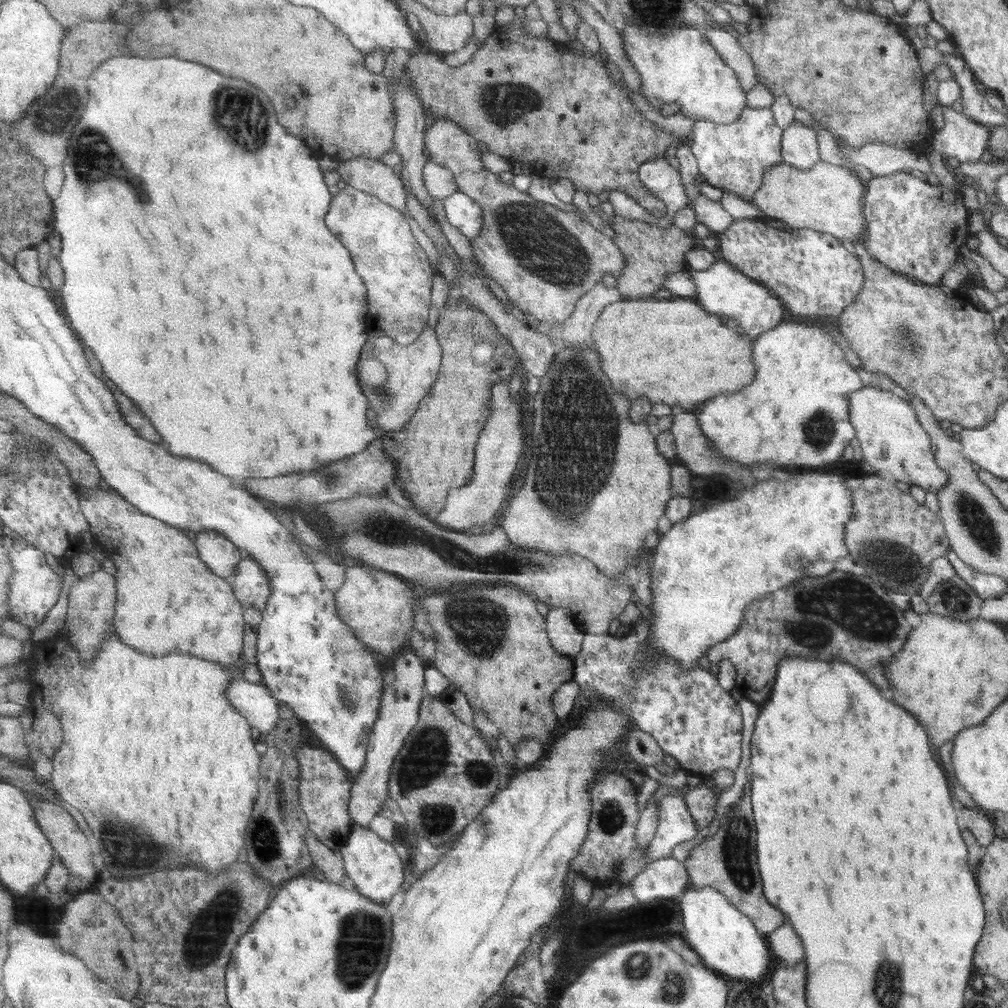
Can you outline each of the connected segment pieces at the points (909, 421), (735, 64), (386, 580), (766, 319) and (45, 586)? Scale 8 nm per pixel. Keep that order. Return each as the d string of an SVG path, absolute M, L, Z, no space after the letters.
M863 386L849 392L849 422L853 425L854 437L859 441L860 457L869 464L878 476L892 482L918 486L924 493L937 493L948 482L948 476L934 461L928 434L917 422L913 409L907 402L879 386Z
M707 28L704 33L707 43L718 52L722 62L734 72L735 79L744 91L757 84L755 70L747 51L740 46L738 40L733 38L721 28Z
M346 567L345 576L341 589L334 592L338 617L355 630L357 638L365 646L381 658L385 654L387 660L392 659L408 644L407 632L415 629L414 609L417 595L408 582L401 581L401 577L375 567Z
M715 260L707 270L689 271L695 280L695 296L693 299L703 309L715 316L727 316L732 318L741 327L751 340L766 330L771 330L781 319L785 318L786 312L781 305L781 301L767 290L759 285L753 279L731 266L731 263Z
M23 538L15 540L14 544L7 549L7 553L13 564L13 575L9 581L9 595L7 595L9 613L13 621L32 630L43 624L47 612L57 604L63 588L63 576L59 576L53 568L49 568L43 551Z

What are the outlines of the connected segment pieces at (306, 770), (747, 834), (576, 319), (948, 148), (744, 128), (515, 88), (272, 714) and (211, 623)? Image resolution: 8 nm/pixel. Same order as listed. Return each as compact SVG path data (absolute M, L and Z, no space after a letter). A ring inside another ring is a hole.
M301 744L295 762L300 765L299 799L301 807L307 813L309 829L325 846L340 851L347 844L348 836L355 825L349 811L352 782L349 782L347 768L339 764L329 750L315 748L309 744Z
M741 795L736 803L729 807L729 811L723 814L717 830L707 839L696 844L690 851L684 864L689 873L691 886L715 887L719 893L727 897L727 901L742 911L744 915L763 936L775 930L782 922L785 922L784 914L773 907L763 896L758 868L755 866L755 826L751 818L750 798Z
M599 281L591 291L587 291L573 311L573 315L563 322L563 338L571 347L593 346L595 324L603 309L607 306L623 300L621 292L616 288L605 286Z
M941 105L943 126L935 130L930 140L932 151L940 152L944 157L951 156L958 162L974 163L988 147L989 128L973 122L950 106Z
M769 107L743 108L735 121L729 124L713 123L709 119L697 119L690 136L691 149L695 153L698 172L703 180L725 193L731 193L744 201L751 201L761 186L763 172L781 160L780 141L783 130L773 120Z
M514 18L508 22L505 30L505 38L509 37L510 40L505 40L501 34L493 34L487 44L483 48L479 49L473 55L470 62L463 64L459 67L451 67L447 65L445 59L434 50L419 48L415 51L410 60L405 65L405 70L408 70L408 74L411 74L411 79L413 79L413 87L417 87L417 93L419 97L423 99L423 107L425 107L425 115L429 116L430 119L437 119L437 117L445 117L455 121L459 126L470 135L473 136L477 141L485 143L488 150L492 153L498 154L505 157L510 162L525 162L533 163L535 165L536 175L541 174L542 177L551 176L551 180L555 177L569 178L575 183L575 188L587 193L594 193L595 195L601 194L603 190L607 191L623 191L630 194L637 202L639 202L643 207L645 207L651 214L657 217L665 216L667 212L666 204L663 200L659 200L657 196L653 196L651 192L647 190L644 184L641 182L639 176L639 167L653 159L655 156L661 157L665 155L667 149L672 148L673 144L677 142L678 138L675 138L673 134L665 132L661 128L657 128L653 122L650 122L637 110L635 102L631 100L632 89L627 86L627 84L617 84L617 87L613 86L615 80L609 72L609 68L605 66L604 62L595 62L592 57L587 57L585 55L579 56L575 54L573 50L563 43L556 43L549 38L538 38L537 36L532 36L530 32L524 30L524 21L526 18Z
M238 675L231 682L227 697L239 713L247 717L250 725L260 732L273 732L282 720L279 714L279 699L275 698L271 689L263 682L255 684Z
M80 488L80 501L82 504L82 512L91 524L91 534L94 537L94 541L99 540L98 547L102 549L103 553L115 560L117 569L115 572L115 578L117 581L117 604L116 604L116 616L114 619L114 632L121 637L121 640L125 641L127 645L135 647L139 652L152 657L163 657L165 654L169 654L173 651L183 651L189 655L195 655L195 657L203 659L211 659L215 662L221 663L221 665L236 665L243 662L242 652L243 650L243 634L245 634L245 615L243 605L241 601L235 595L234 587L231 580L223 578L218 574L213 573L211 567L207 565L205 561L199 556L198 544L191 542L191 538L185 534L185 530L181 530L179 527L171 526L166 522L152 518L150 515L144 514L139 511L133 504L123 499L115 490L109 488L107 490L101 490L101 488L85 489Z

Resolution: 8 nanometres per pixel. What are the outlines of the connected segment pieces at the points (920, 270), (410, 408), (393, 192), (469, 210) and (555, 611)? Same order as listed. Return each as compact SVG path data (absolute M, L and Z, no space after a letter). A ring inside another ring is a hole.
M899 171L864 182L864 232L861 243L873 259L904 278L938 286L947 269L960 260L960 247L968 239L968 211L956 190L930 185Z
M428 325L422 336L411 345L401 345L391 335L381 335L377 340L367 342L358 364L358 377L369 407L376 413L375 420L385 433L405 429L405 425L415 417L421 401L440 378L442 352L436 328Z
M361 156L351 160L340 161L336 170L342 176L344 185L351 184L357 190L374 194L377 198L382 199L383 202L397 208L405 217L409 217L406 188L396 167L389 167L373 157Z
M459 190L443 199L443 203L449 222L459 228L467 238L477 238L481 234L485 226L485 211L481 203Z
M550 607L546 617L551 644L563 655L575 660L583 648L586 633L567 607Z

